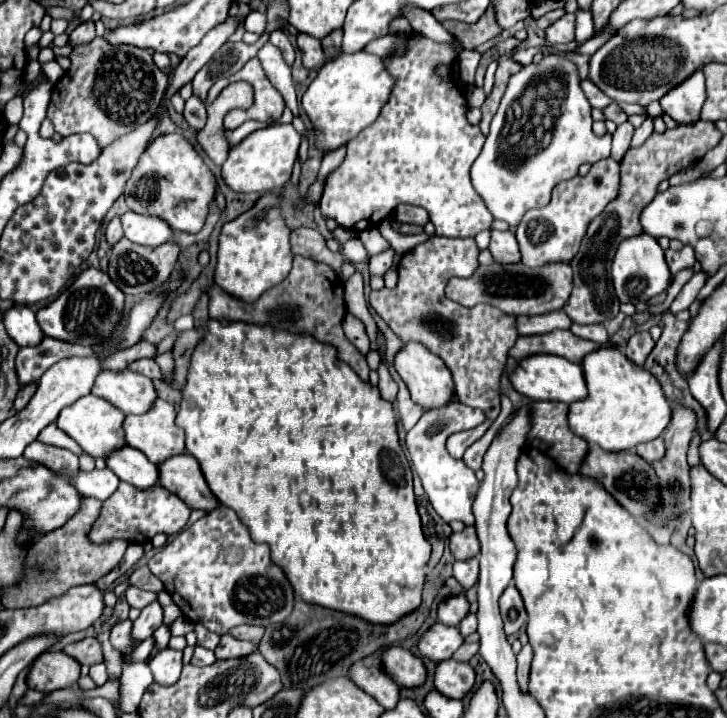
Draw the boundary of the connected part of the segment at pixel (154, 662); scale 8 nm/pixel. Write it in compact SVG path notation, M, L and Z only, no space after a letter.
M172 648L156 652L156 656L150 660L150 670L158 684L162 686L176 684L182 672L182 652Z

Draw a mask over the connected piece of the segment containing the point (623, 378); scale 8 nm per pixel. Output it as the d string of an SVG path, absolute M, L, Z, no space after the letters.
M602 346L596 352L588 352L580 366L588 396L568 406L568 424L574 434L588 444L598 444L610 452L630 450L636 444L650 442L662 434L672 412L662 394L660 382L648 370L632 364L626 354L622 354L622 348Z

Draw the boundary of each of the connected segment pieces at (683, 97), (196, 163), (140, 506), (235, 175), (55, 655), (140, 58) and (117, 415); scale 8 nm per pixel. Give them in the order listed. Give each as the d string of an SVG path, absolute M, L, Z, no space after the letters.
M696 72L696 76L690 76L680 88L674 88L660 100L664 112L672 116L680 126L694 124L700 120L702 106L706 102L706 84L704 74Z
M164 134L154 138L148 148L142 152L138 164L132 170L132 176L126 182L124 188L124 200L126 206L142 216L154 216L160 218L164 222L168 222L168 226L172 230L180 230L180 232L190 232L196 234L202 230L204 220L208 216L208 206L216 196L216 178L210 172L210 168L204 164L204 160L200 158L200 154L194 150L194 146L182 136L182 134Z
M120 482L120 488L112 494L112 498L108 498L102 508L100 508L100 516L96 518L96 522L92 524L90 532L88 532L88 540L92 544L106 544L110 540L122 538L128 542L140 542L146 544L152 540L152 536L156 534L178 534L188 518L190 518L190 508L172 492L168 492L162 486L152 486L146 490L140 490L132 484Z
M276 124L264 130L252 132L228 154L228 160L222 166L224 182L236 192L266 192L282 188L290 176L300 148L300 134L292 124Z
M44 652L40 654L28 676L26 684L38 692L54 692L58 688L70 688L80 678L80 664L64 652Z
M94 38L88 44L74 46L70 54L70 68L54 86L64 86L60 96L64 94L60 106L48 106L48 118L54 128L62 136L70 136L76 132L90 132L100 140L100 146L112 144L124 132L132 132L150 120L162 100L164 88L168 84L168 76L154 64L152 54L148 50L140 50L134 46L110 46L104 38Z
M86 394L80 400L76 400L72 406L66 406L60 412L56 424L70 438L74 438L82 446L84 452L88 452L94 458L102 458L108 452L112 452L112 448L124 446L122 420L124 420L124 414L116 406L112 406L110 402L104 402L104 398L98 398L94 394Z

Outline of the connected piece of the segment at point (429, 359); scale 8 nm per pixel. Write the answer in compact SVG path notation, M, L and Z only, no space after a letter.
M406 342L406 344L402 344L402 348L394 356L394 368L400 374L402 382L408 386L412 400L418 402L424 410L444 406L454 396L454 392L452 392L452 376L450 376L448 368L424 344L418 344L418 342Z

